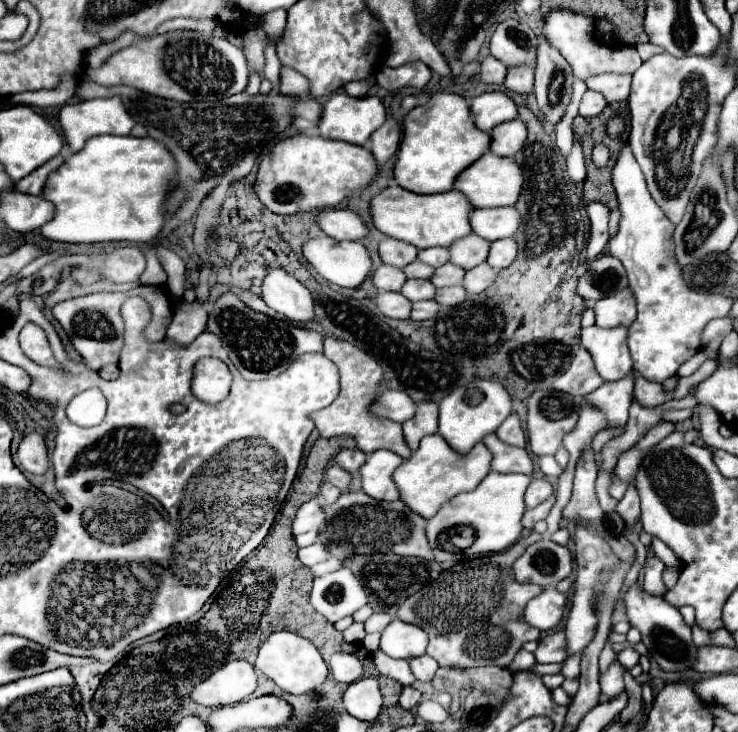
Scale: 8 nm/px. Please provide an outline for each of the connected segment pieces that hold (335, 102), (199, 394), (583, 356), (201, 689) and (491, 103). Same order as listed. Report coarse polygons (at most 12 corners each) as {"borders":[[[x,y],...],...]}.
{"borders":[[[335,93],[319,135],[365,145],[385,123],[379,97]],[[201,359],[191,391],[199,401],[227,397],[231,373],[221,359]],[[579,349],[553,389],[583,397],[605,381],[593,357]],[[231,661],[199,683],[191,697],[209,707],[253,695],[257,675]],[[505,93],[471,99],[477,129],[515,119],[517,107]]]}

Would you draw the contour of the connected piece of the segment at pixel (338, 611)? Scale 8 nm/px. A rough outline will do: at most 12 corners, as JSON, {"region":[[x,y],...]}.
{"region":[[347,567],[313,581],[311,605],[329,623],[367,603]]}

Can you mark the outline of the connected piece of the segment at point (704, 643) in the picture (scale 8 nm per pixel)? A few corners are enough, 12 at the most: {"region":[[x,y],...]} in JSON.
{"region":[[693,625],[693,641],[697,647],[713,645],[711,633]]}

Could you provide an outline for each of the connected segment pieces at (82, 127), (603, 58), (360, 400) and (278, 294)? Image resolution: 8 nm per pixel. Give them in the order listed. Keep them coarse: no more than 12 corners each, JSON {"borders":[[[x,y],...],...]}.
{"borders":[[[119,97],[63,105],[71,151],[93,135],[129,135],[135,121]],[[553,11],[545,39],[577,79],[635,73],[635,47],[603,47],[589,17]],[[325,337],[337,399],[311,415],[321,437],[409,459],[401,423],[369,415],[383,377],[359,347]],[[271,269],[261,299],[297,325],[315,321],[311,291]]]}

